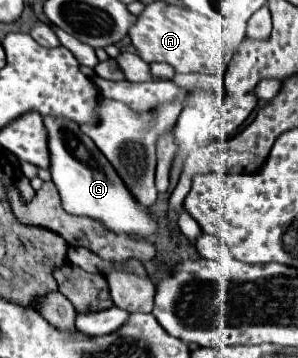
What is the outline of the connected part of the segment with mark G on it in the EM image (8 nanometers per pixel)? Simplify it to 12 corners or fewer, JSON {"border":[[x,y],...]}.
{"border":[[43,117],[65,211],[115,233],[157,231],[77,123]]}

